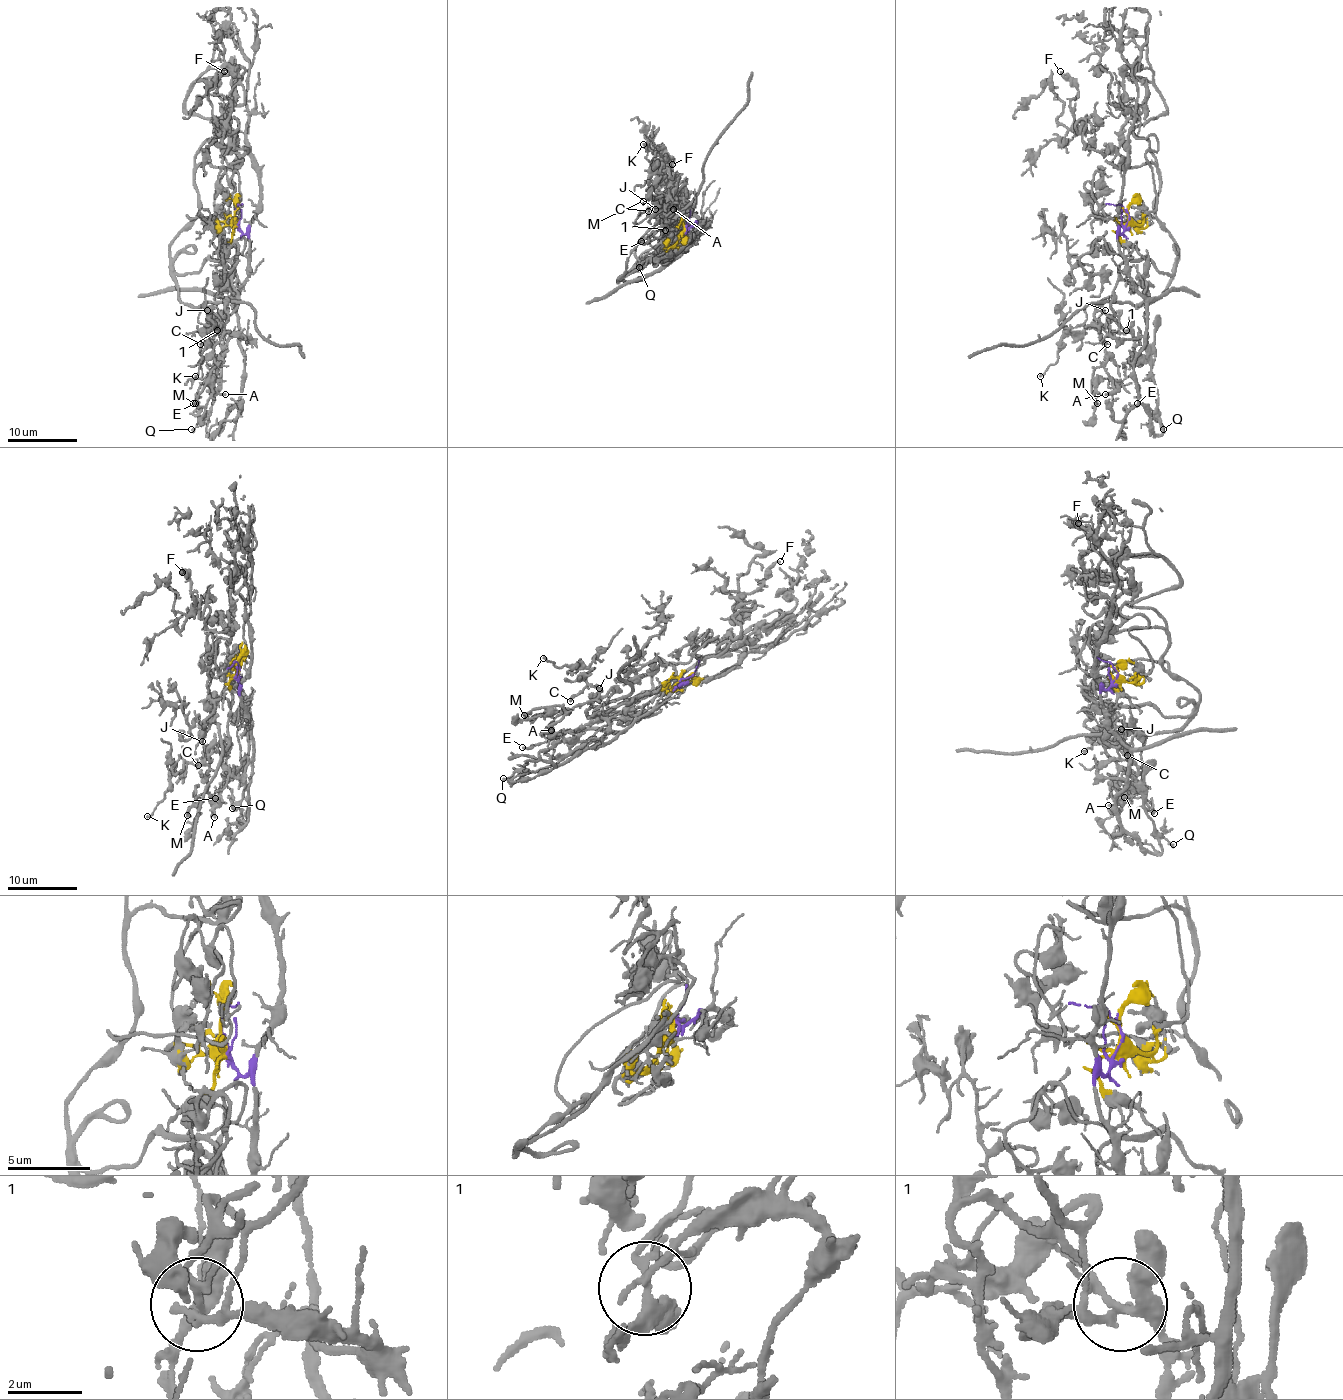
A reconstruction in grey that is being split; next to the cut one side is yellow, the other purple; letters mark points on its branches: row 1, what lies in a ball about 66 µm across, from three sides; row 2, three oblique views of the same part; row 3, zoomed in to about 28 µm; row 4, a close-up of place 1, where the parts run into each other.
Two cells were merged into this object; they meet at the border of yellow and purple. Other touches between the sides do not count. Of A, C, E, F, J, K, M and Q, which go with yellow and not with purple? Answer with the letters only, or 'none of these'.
A, C, E, F, J, K, M, Q

